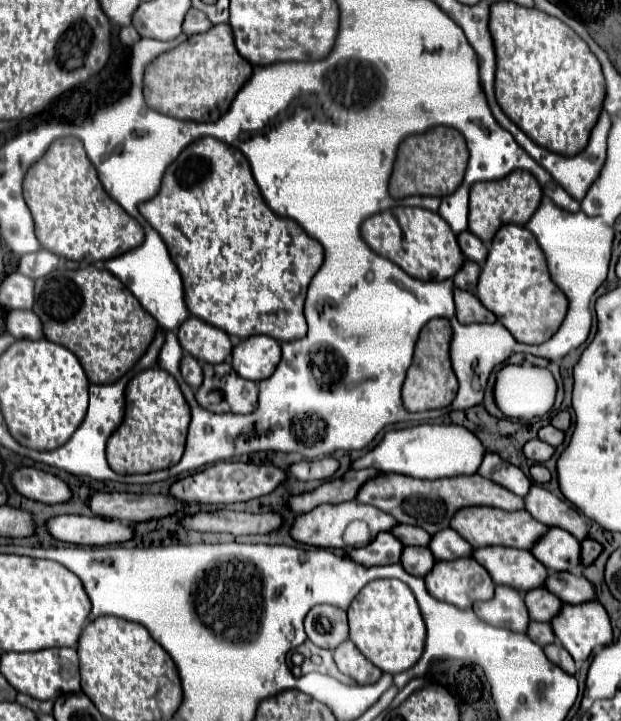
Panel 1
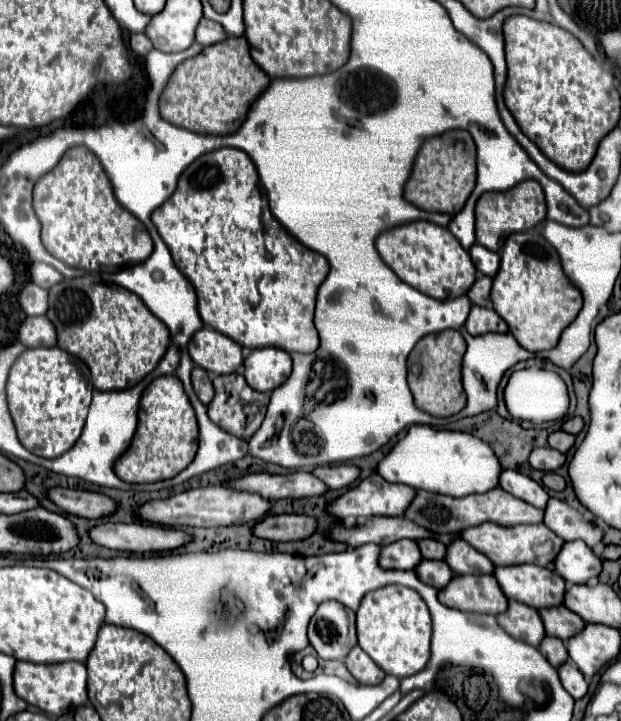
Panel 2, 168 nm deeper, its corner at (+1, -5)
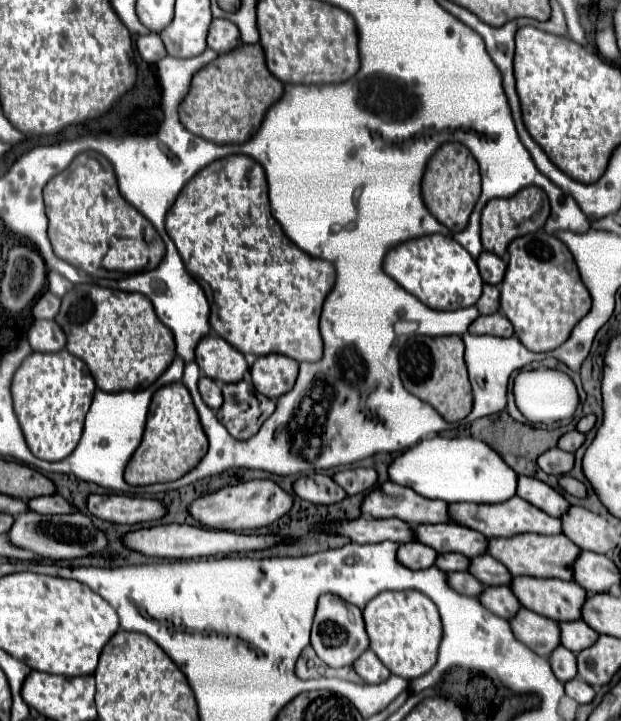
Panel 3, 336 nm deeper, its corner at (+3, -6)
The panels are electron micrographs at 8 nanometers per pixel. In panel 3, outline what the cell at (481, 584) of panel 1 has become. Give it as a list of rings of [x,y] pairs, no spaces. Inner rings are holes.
[[[504,585],[484,587],[484,591],[478,595],[478,601],[502,619],[512,619],[520,609],[518,599],[512,595],[510,587],[504,587]]]

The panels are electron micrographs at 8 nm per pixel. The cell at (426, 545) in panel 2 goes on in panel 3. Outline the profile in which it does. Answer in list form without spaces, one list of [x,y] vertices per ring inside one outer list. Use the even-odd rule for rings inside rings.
[[[440,553],[434,563],[440,571],[466,571],[468,569],[468,557],[460,553]]]

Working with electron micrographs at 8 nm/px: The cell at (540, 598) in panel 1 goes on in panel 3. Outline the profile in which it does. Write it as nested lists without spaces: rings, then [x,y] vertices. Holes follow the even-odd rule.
[[[564,621],[558,625],[560,625],[560,643],[566,645],[572,653],[590,647],[598,639],[598,633],[594,633],[584,621]]]

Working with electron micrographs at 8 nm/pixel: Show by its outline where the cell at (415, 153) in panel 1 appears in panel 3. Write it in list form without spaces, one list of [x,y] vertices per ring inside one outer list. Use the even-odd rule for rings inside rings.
[[[444,143],[430,157],[422,177],[422,199],[428,211],[452,233],[468,223],[468,217],[480,197],[480,171],[474,155],[462,143]]]

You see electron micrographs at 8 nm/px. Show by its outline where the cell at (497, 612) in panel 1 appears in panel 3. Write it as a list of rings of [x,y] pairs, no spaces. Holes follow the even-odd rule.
[[[522,607],[518,611],[518,615],[514,619],[510,619],[510,627],[518,641],[528,645],[534,653],[538,653],[542,657],[548,657],[550,651],[554,651],[554,647],[560,645],[558,623],[550,621],[548,617],[538,615],[526,607]]]

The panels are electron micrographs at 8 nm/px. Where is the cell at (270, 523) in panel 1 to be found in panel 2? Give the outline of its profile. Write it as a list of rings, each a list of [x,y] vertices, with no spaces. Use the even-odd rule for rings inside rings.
[[[282,514],[282,516],[266,516],[256,524],[254,536],[266,540],[304,540],[310,538],[318,528],[318,520],[306,514]]]

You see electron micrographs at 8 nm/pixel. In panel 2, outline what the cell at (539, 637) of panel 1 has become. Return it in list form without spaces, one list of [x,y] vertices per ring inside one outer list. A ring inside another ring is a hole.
[[[546,636],[540,644],[540,652],[546,656],[546,660],[554,666],[554,668],[560,668],[566,660],[568,660],[568,650],[566,650],[566,644],[560,640],[560,638],[552,638],[552,636]]]

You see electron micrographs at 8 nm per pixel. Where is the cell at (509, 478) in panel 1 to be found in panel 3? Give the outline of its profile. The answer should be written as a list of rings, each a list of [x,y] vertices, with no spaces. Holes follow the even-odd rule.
[[[520,475],[518,477],[518,489],[516,489],[516,495],[522,497],[524,501],[532,503],[534,507],[542,509],[544,513],[552,515],[552,517],[560,517],[562,511],[566,511],[568,501],[556,493],[552,487],[548,487],[544,481],[538,481],[534,477],[524,477]]]

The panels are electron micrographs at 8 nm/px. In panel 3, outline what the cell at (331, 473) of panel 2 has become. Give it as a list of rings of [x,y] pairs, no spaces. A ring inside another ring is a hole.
[[[346,469],[338,471],[332,477],[348,495],[364,493],[376,483],[376,471],[374,469]]]

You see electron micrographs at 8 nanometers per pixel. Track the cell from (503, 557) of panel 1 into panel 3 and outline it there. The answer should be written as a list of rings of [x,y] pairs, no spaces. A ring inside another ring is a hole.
[[[528,575],[512,577],[510,589],[518,597],[520,605],[554,621],[580,619],[580,607],[588,595],[574,581],[540,579]]]

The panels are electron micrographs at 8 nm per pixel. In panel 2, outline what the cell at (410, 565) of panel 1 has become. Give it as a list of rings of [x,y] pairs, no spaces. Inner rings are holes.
[[[422,560],[420,566],[416,568],[416,572],[422,582],[426,582],[438,590],[442,590],[442,586],[446,586],[454,578],[454,572],[450,570],[450,566],[444,560]]]

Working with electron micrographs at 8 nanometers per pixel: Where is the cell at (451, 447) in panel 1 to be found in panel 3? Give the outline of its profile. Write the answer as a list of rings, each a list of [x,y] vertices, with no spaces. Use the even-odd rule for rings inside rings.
[[[424,437],[420,443],[398,455],[388,475],[392,483],[414,489],[428,499],[442,499],[446,503],[500,503],[516,493],[516,473],[490,449],[484,441],[472,437]]]

